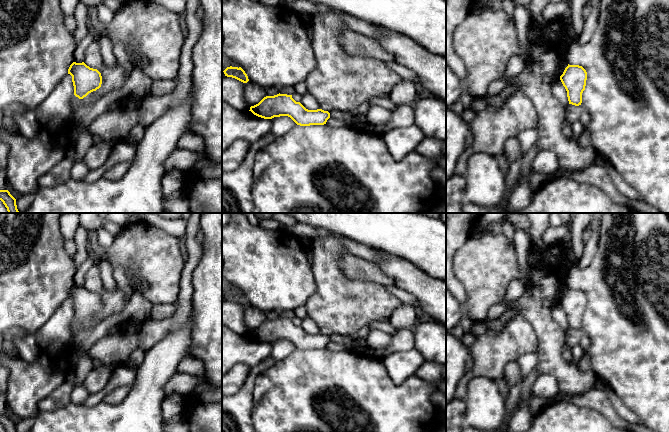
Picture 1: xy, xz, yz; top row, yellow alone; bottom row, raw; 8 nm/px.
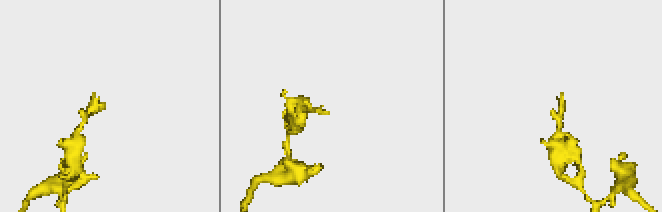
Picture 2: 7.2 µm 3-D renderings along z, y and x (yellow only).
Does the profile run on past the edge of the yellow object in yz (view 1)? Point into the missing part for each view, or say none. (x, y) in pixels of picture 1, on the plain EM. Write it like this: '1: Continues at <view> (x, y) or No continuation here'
1: No continuation here

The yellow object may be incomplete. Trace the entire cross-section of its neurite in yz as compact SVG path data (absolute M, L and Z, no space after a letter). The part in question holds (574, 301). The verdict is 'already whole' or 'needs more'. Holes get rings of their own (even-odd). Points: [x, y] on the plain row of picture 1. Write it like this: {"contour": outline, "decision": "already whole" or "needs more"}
{"contour": "M569 289L565 292L560 304L567 315L569 328L579 330L582 327L582 317L585 314L587 296L579 289Z", "decision": "already whole"}

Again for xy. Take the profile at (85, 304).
{"contour": "M73 286L68 293L68 298L72 300L74 319L79 323L83 323L101 311L101 297L97 293L90 292L84 286Z", "decision": "already whole"}

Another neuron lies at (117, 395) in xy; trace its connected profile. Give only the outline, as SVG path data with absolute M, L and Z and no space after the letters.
M132 385L121 386L114 389L107 396L104 397L103 402L107 404L119 404L131 391Z

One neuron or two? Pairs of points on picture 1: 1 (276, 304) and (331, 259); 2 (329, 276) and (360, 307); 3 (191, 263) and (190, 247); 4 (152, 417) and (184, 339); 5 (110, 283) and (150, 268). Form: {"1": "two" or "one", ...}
{"1": "two", "2": "one", "3": "one", "4": "one", "5": "two"}

